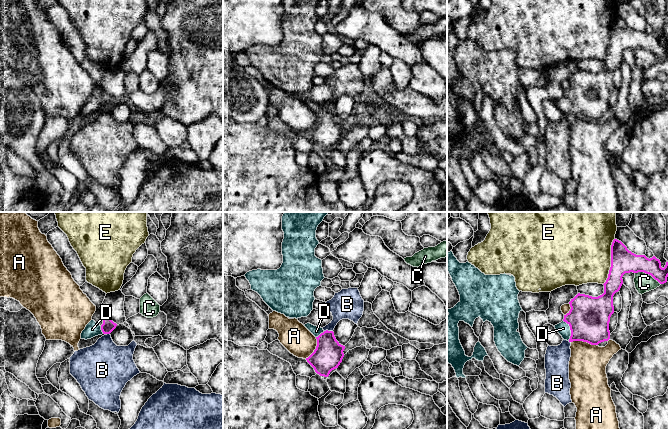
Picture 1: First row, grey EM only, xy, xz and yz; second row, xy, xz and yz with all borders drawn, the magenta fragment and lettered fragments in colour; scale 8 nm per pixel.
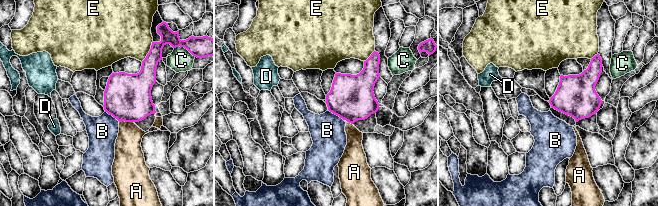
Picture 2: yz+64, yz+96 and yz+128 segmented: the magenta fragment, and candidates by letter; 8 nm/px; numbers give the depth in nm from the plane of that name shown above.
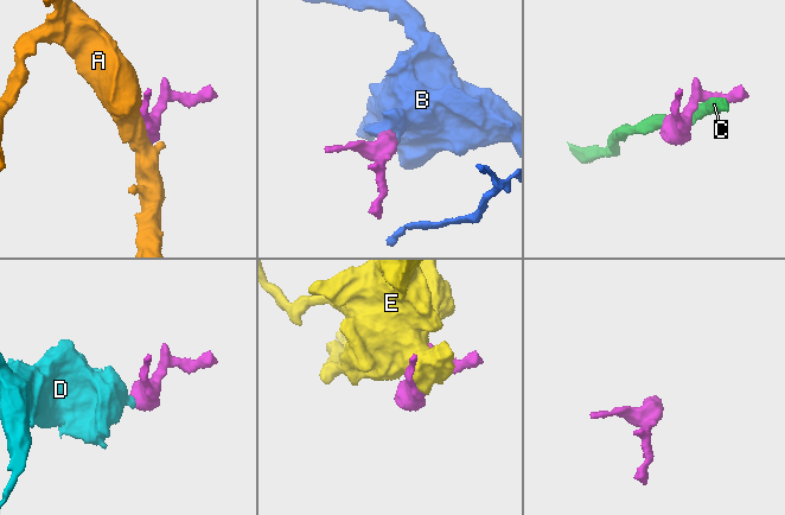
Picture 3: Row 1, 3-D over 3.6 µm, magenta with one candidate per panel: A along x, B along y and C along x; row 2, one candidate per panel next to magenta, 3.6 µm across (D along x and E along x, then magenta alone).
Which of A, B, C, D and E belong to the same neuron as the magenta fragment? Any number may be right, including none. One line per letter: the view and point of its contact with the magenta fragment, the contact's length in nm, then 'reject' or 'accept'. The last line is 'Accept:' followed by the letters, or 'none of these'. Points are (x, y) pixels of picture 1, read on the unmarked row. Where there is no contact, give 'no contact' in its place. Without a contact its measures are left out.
A: contact yz (584, 117); length 220 nm; reject
B: contact xz (327, 106); length 70 nm; reject
C: contact yz (648, 49); length 220 nm; reject
D: contact yz (570, 105); length 180 nm; accept
E: contact yz (611, 37); length 380 nm; reject
Accept: D

